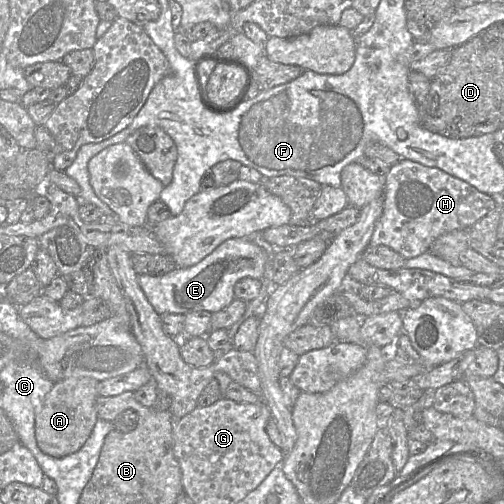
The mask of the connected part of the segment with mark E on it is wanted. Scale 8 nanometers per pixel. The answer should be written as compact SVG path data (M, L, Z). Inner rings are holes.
M230 238L192 267L177 267L160 276L138 275L138 282L159 315L187 315L195 311L215 313L235 299L234 286L238 281L244 278L262 279L268 258L263 248L247 238Z

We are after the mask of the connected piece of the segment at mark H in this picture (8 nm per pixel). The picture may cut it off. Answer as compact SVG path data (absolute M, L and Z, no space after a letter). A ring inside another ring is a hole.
M404 158L389 167L384 177L384 186L383 211L375 224L368 246L387 246L406 260L429 251L432 242L443 234L471 228L496 208L494 197L480 192L469 183L439 168L424 166Z

